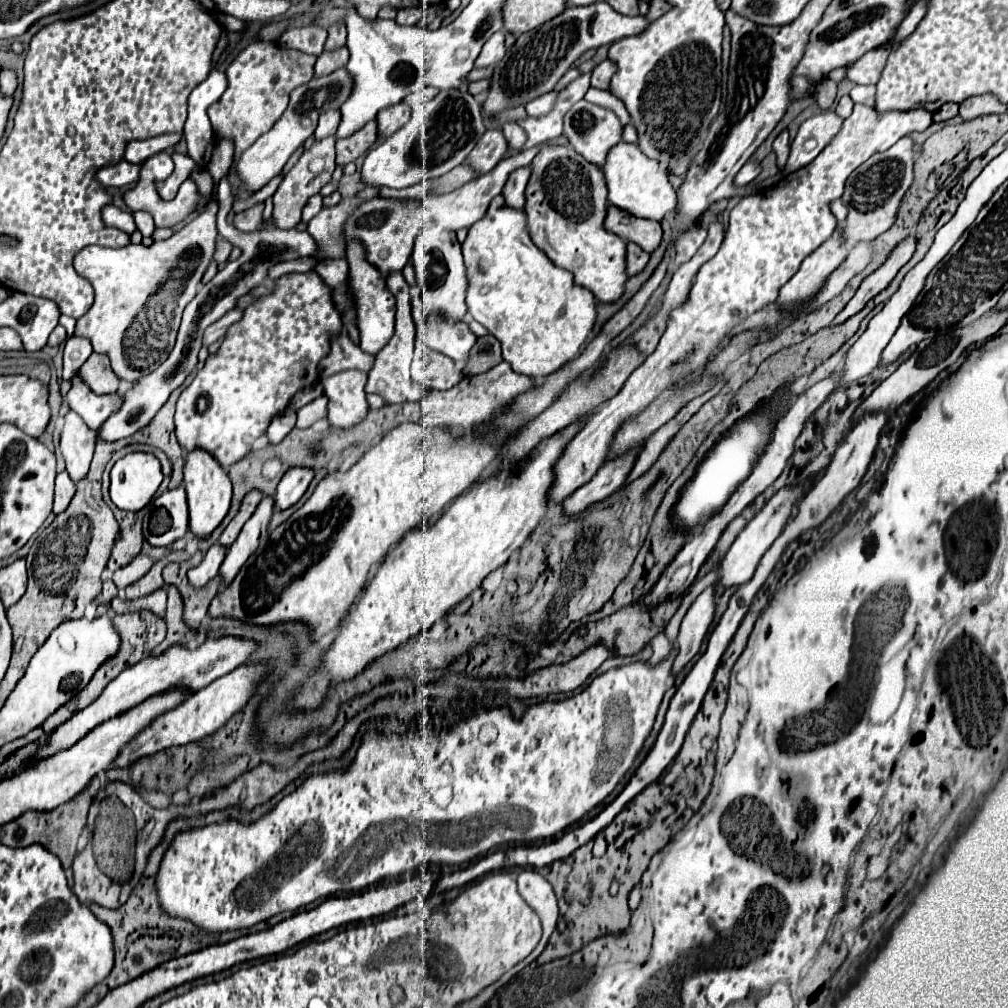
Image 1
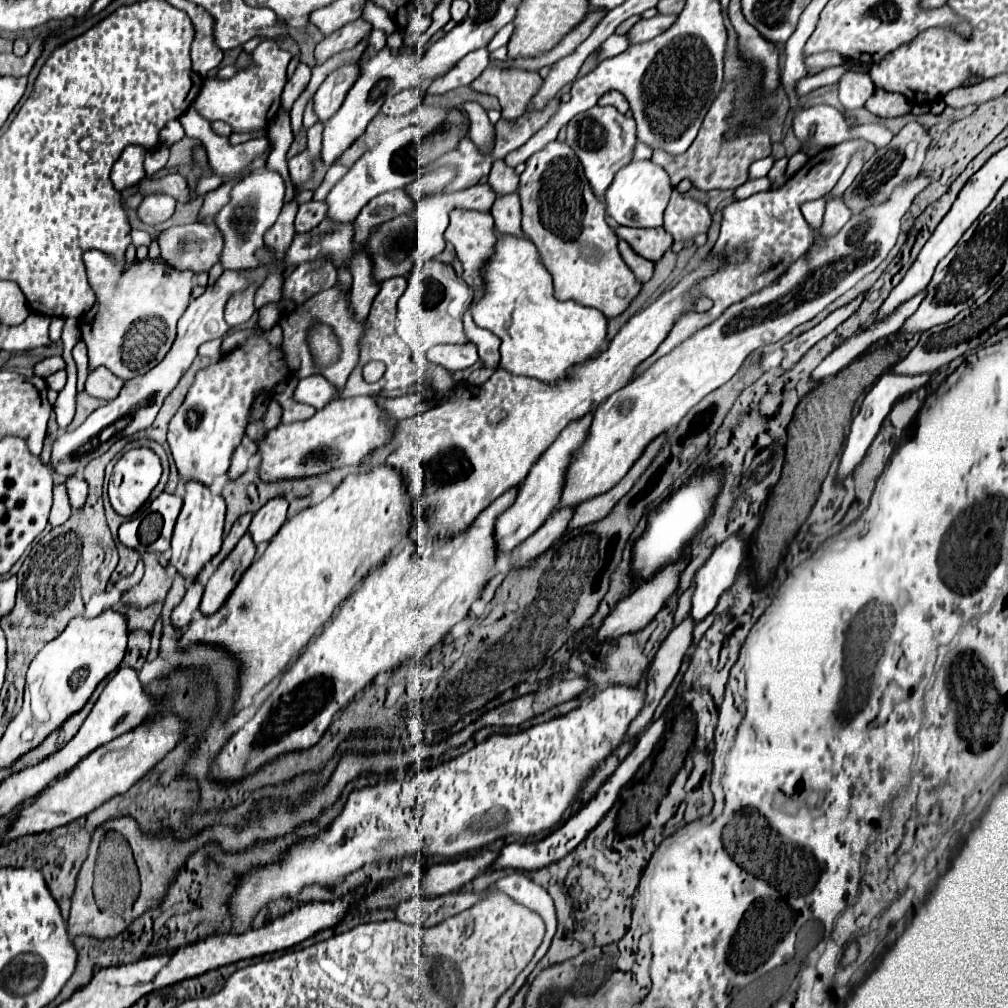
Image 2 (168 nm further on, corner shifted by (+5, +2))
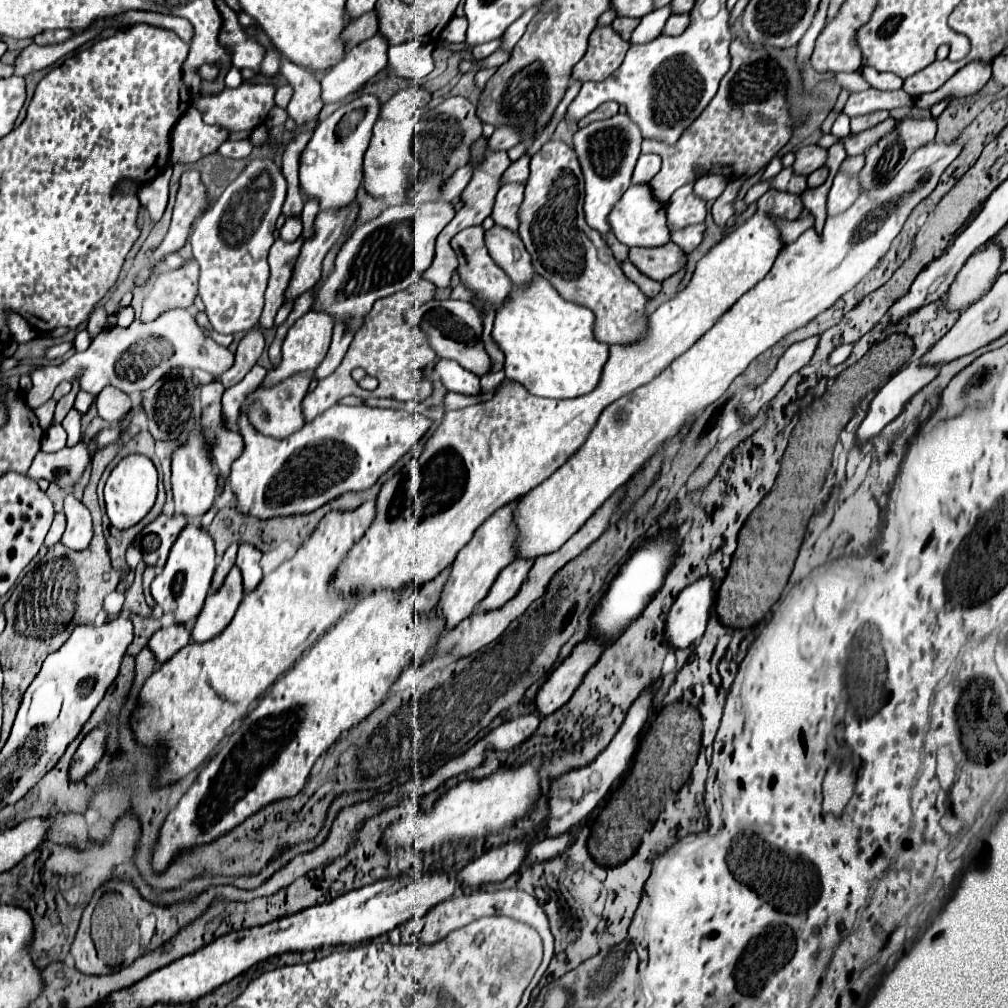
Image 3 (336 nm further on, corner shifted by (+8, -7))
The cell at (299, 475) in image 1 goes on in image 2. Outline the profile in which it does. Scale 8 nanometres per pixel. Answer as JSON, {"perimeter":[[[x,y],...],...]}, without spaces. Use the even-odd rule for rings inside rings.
{"perimeter":[[[274,498],[264,506],[264,510],[258,510],[254,514],[248,534],[256,546],[262,542],[268,544],[276,536],[276,530],[280,530],[280,526],[286,520],[286,508],[288,508],[288,500]]]}

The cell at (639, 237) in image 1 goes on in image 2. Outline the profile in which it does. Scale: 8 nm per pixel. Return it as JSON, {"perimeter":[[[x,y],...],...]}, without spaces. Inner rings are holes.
{"perimeter":[[[618,226],[616,234],[624,238],[630,248],[650,262],[658,262],[672,246],[672,236],[662,228],[626,228]]]}

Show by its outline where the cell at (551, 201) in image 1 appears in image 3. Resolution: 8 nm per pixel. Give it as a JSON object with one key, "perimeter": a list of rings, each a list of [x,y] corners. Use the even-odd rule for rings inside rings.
{"perimeter":[[[547,141],[533,157],[531,157],[531,173],[525,183],[525,199],[519,207],[519,237],[533,259],[533,269],[541,277],[549,279],[557,293],[571,303],[585,305],[595,315],[595,337],[607,345],[615,343],[633,343],[645,331],[647,319],[643,317],[643,309],[647,297],[639,291],[639,287],[625,277],[619,263],[615,261],[611,247],[601,237],[599,231],[591,229],[585,221],[583,213],[583,173],[577,161],[575,151],[563,141]]]}

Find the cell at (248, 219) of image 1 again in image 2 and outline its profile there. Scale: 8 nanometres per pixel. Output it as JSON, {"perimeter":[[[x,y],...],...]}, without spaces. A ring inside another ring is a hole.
{"perimeter":[[[212,222],[172,226],[158,238],[164,262],[174,270],[208,272],[220,258],[222,238]]]}

